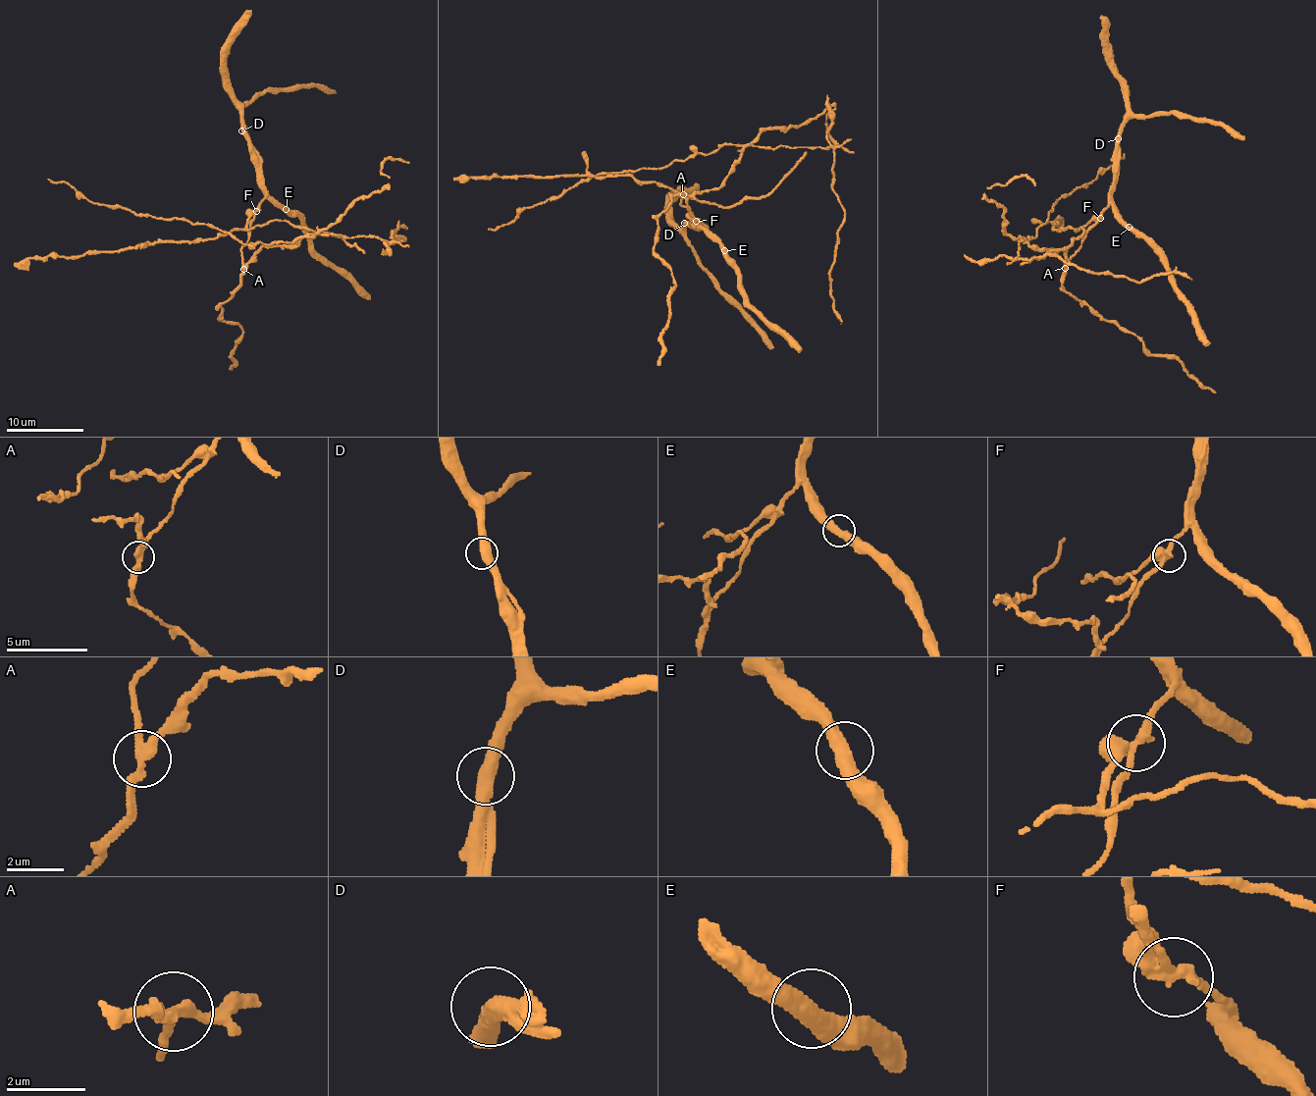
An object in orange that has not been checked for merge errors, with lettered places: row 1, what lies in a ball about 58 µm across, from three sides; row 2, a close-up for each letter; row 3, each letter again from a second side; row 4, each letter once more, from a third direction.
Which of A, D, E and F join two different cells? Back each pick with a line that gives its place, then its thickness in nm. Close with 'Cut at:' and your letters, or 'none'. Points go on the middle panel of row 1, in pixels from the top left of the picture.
A: Place: (683, 194). Thickness 280 nm
F: Place: (696, 221). Thickness 300 nm
Cut at: A, F

